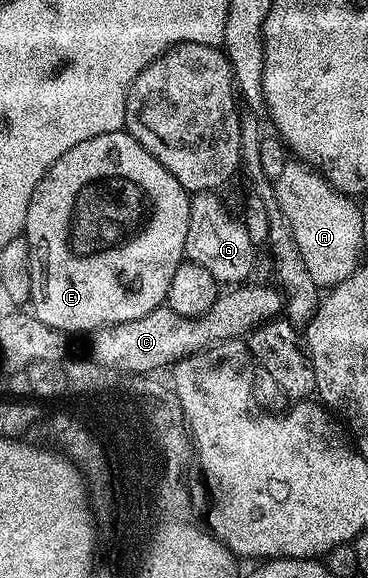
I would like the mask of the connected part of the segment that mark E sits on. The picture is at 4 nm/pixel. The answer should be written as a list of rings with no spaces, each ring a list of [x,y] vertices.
[[[124,131],[83,139],[59,155],[35,187],[27,207],[23,235],[31,251],[28,304],[33,316],[66,335],[89,335],[104,325],[143,319],[143,315],[162,308],[175,267],[186,260],[189,199],[179,179]]]

